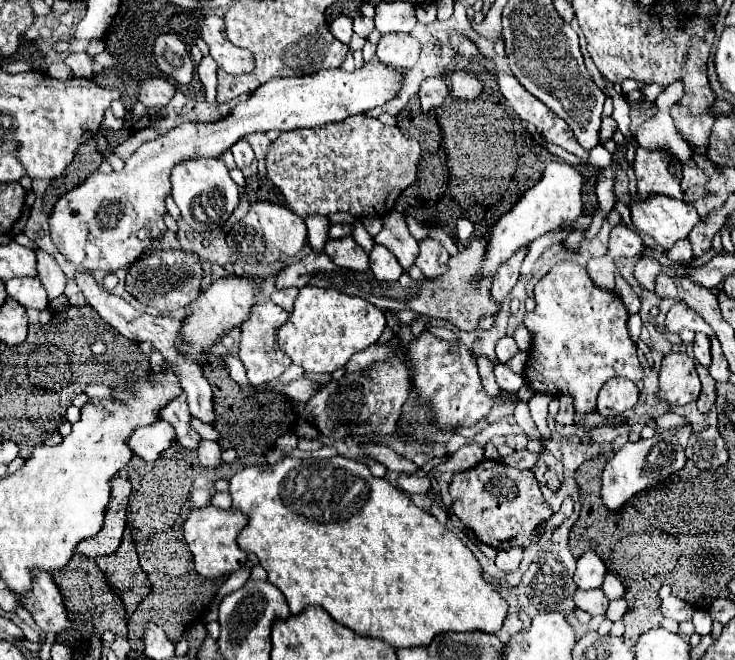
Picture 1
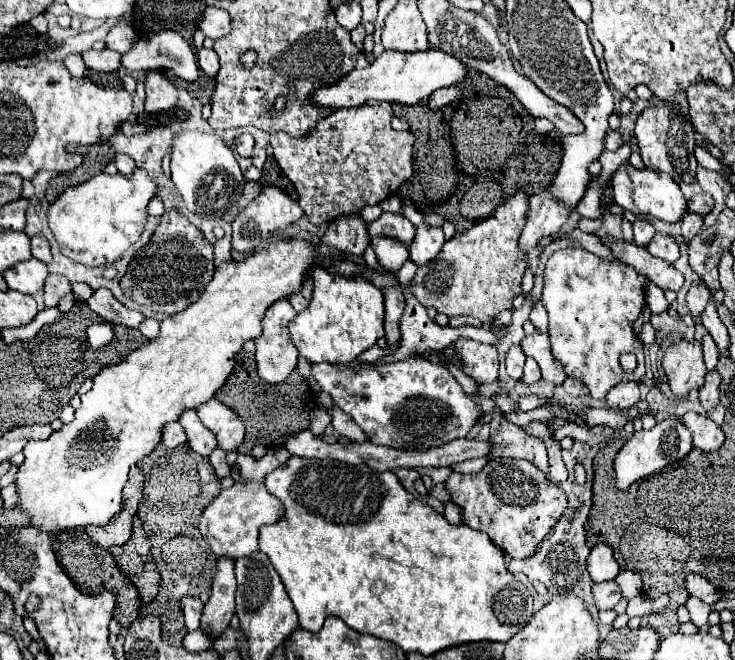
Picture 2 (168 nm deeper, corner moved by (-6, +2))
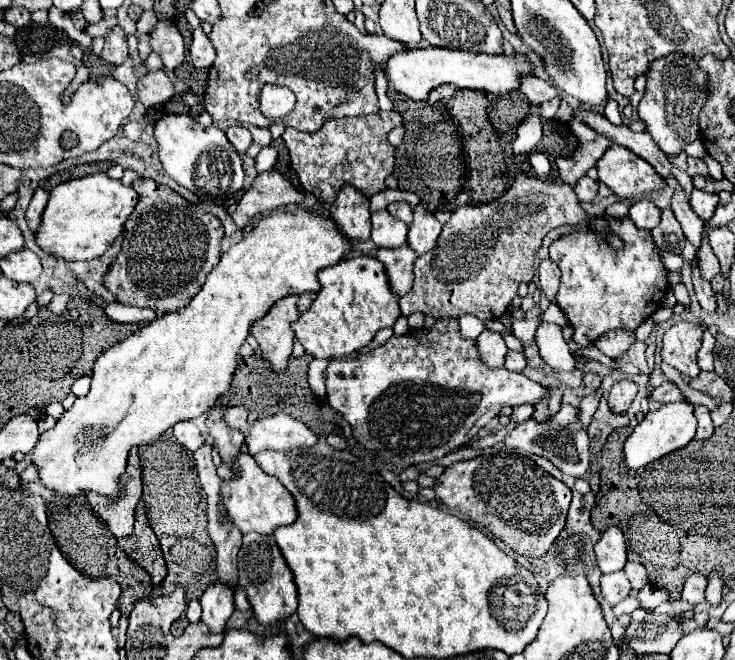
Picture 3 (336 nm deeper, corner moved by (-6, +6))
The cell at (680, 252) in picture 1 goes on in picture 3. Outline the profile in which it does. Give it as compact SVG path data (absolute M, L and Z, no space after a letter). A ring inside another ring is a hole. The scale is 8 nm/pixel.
M692 189L692 195L690 195L690 201L692 201L692 207L696 211L696 215L700 215L700 219L704 221L710 221L710 217L714 215L716 207L718 207L718 195L716 193L704 193L700 189Z

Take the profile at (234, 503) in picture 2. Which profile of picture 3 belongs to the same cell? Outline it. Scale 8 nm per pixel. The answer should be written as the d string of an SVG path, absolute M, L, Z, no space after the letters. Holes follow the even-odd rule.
M240 453L238 455L238 469L240 475L234 481L222 483L222 505L228 511L228 517L234 521L236 527L240 527L242 533L260 531L262 535L270 535L276 527L290 525L296 521L296 503L290 491L272 475L264 473L252 455Z

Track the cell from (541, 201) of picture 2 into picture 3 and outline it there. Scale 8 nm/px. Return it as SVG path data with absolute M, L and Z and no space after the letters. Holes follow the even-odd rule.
M596 135L594 141L580 143L572 157L556 159L556 167L558 167L562 181L568 185L576 185L576 181L580 177L584 177L590 167L594 167L596 159L600 159L600 155L604 155L604 151L610 145L612 145L612 141L606 135Z

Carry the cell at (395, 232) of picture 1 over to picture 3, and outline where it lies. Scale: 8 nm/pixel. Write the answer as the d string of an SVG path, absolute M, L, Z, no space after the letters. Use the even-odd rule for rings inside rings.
M396 201L396 203L388 205L388 211L392 211L392 215L400 217L406 225L412 223L412 207L406 201Z

